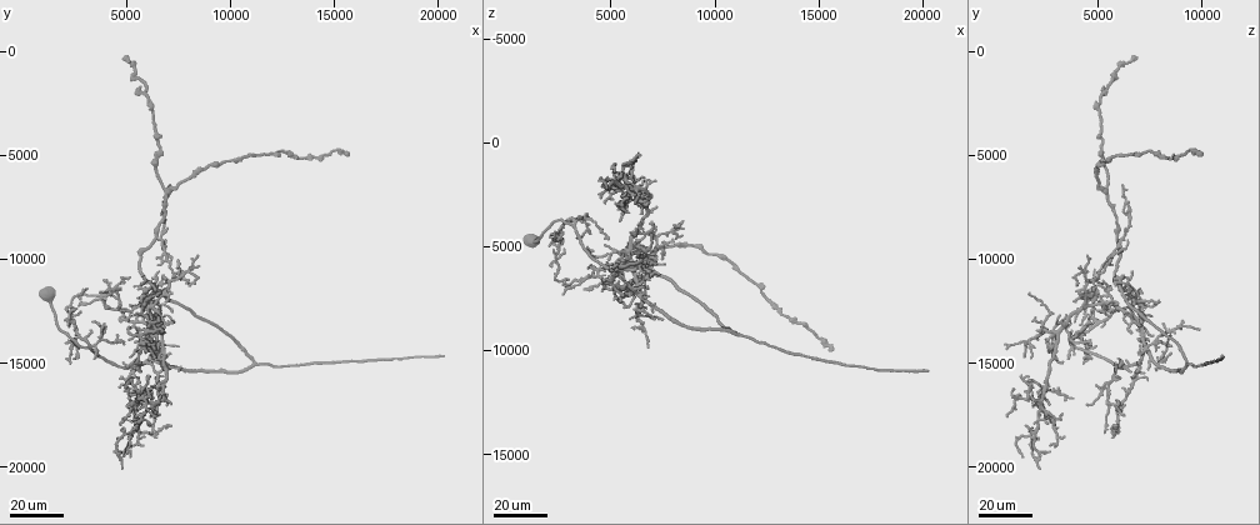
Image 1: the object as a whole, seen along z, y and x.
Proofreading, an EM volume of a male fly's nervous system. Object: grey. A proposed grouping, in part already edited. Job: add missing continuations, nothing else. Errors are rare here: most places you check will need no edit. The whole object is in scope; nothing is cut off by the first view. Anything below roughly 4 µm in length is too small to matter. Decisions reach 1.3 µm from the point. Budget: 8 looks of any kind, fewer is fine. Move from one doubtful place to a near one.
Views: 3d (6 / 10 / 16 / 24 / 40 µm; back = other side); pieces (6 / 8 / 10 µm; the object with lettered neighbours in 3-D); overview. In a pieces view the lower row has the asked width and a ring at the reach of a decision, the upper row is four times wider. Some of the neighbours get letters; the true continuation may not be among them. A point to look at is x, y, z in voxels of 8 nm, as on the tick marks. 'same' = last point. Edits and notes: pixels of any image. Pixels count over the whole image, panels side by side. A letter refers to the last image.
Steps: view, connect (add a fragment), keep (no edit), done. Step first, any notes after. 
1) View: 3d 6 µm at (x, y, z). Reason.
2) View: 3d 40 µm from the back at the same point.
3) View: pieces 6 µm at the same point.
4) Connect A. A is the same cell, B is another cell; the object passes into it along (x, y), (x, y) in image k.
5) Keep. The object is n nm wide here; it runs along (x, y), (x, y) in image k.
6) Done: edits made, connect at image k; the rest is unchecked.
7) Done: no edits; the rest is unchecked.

View: 3d 40 µm at (5600, 16800, 3500). An open end.

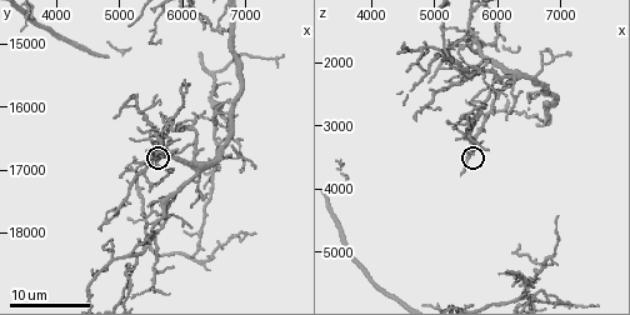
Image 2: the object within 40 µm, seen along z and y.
View: 3d 10 µm at the same point. Zoom in.

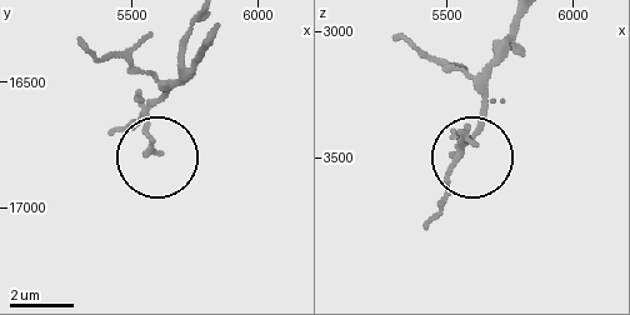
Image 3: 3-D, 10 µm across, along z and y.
View: pieces 10 µm at (5590, 16770, 3440). What lies round it.

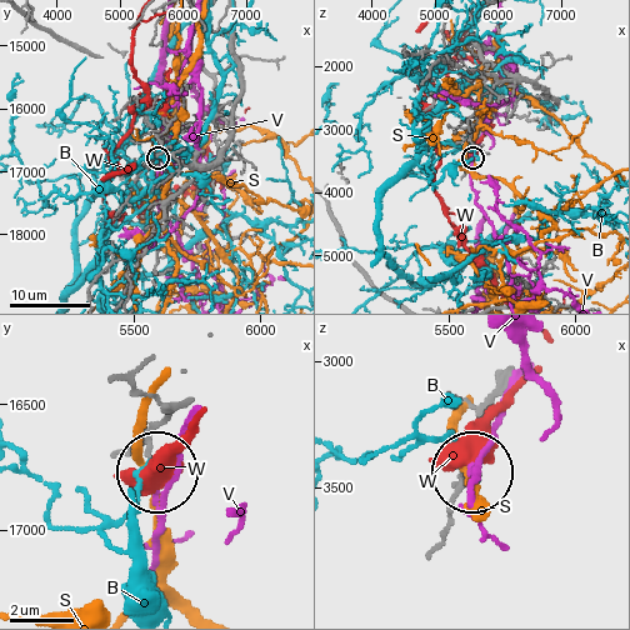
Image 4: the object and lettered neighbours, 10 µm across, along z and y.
Keep. B, S, V and W are other cells; none of them fits.

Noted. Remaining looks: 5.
View: 3d 16 µm at (4700, 17950, 2900). Thin end.

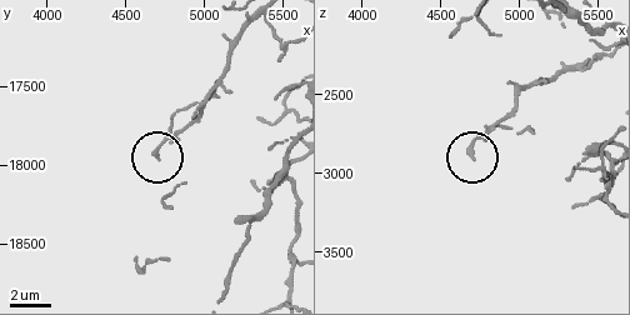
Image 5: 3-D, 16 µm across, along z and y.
View: pieces 6 µm at (4700, 17960, 2900).

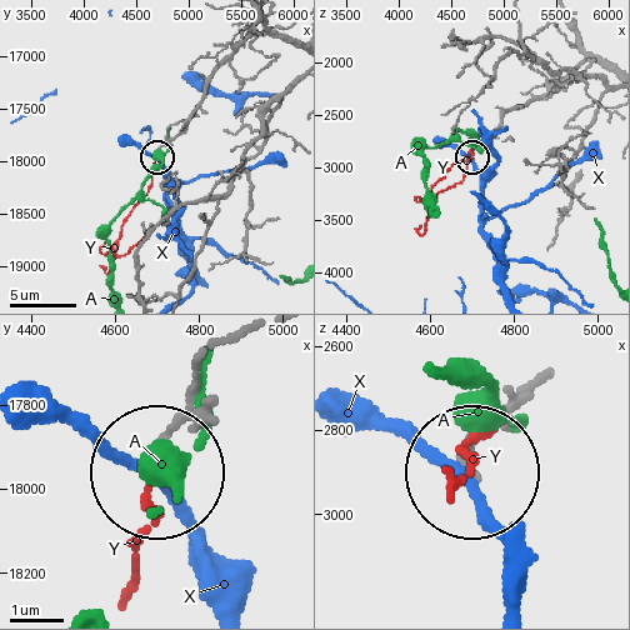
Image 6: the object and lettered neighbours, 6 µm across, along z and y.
Keep. A, X and Y are other cells; no lettered fragment goes on from it.

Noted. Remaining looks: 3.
View: 3d 16 µm at (6150, 18300, 5300). An open end.

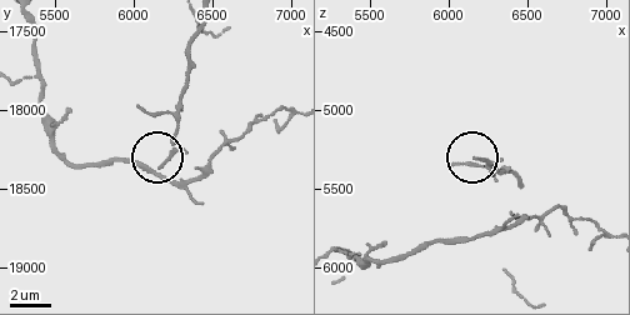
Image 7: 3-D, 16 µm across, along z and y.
View: pieces 6 µm at (6180, 18340, 5300).

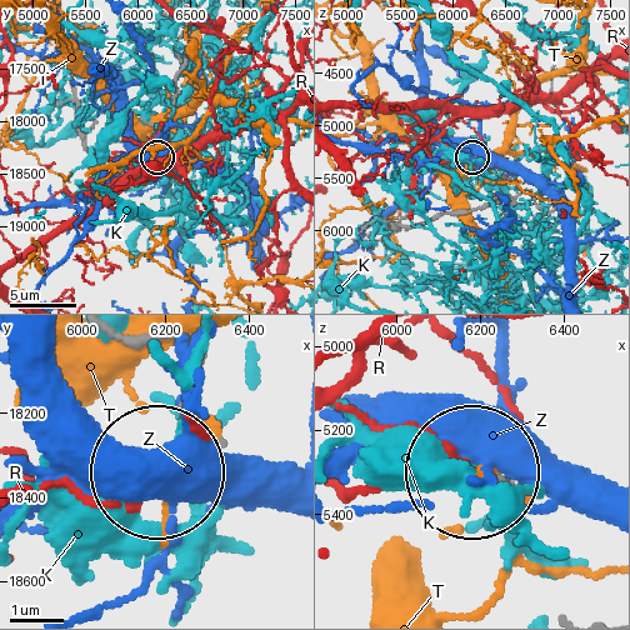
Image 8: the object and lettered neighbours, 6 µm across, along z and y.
Keep. K, R, T and Z are other cells; none of them fits.

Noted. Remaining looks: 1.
Done: no edits; the rest is unchecked.

